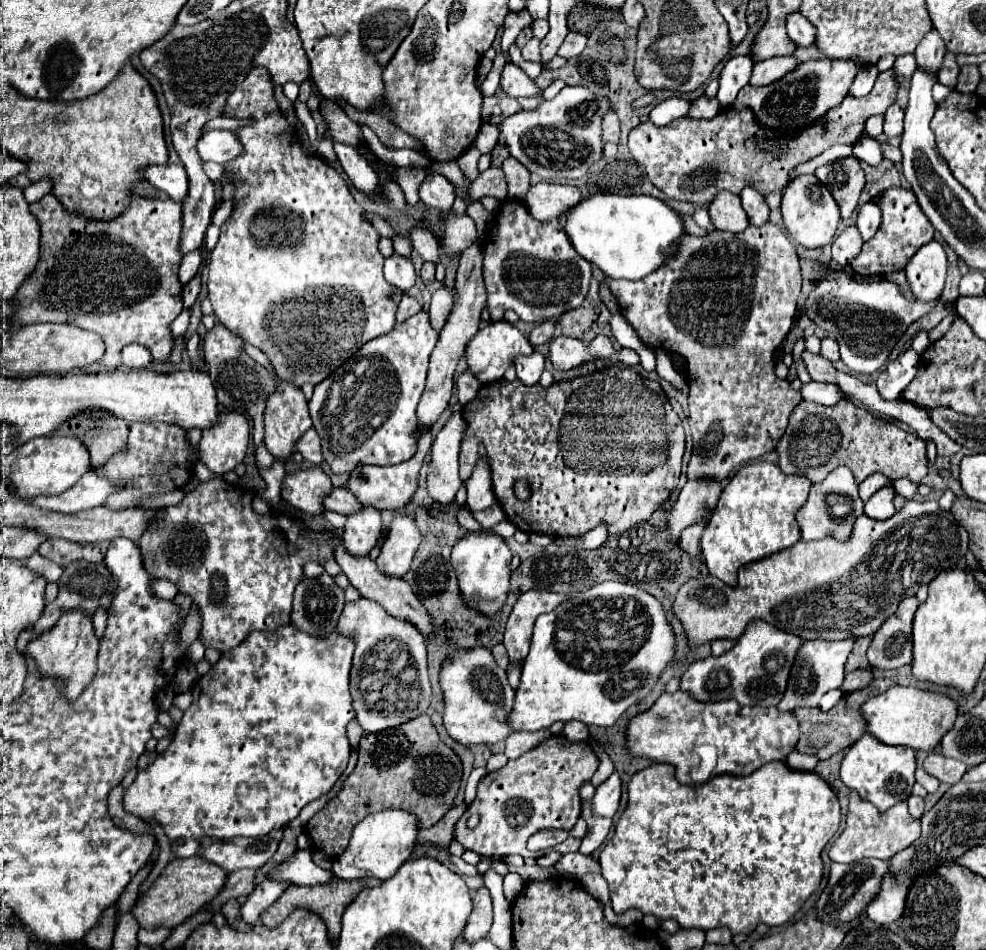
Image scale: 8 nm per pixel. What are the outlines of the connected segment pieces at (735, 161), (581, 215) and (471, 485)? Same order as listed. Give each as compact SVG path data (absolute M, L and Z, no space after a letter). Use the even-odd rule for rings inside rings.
M894 68L880 72L872 92L864 98L846 96L838 106L828 110L812 124L780 136L778 132L762 126L752 110L722 108L718 116L708 120L678 118L666 126L654 126L650 120L638 124L628 136L628 148L638 164L646 168L650 182L660 188L668 198L710 204L718 192L730 190L740 194L742 188L752 186L760 194L782 192L790 180L790 172L826 148L836 144L856 144L864 130L866 118L884 114L896 102L898 78Z
M596 194L562 216L562 228L574 250L610 278L638 280L654 272L672 254L676 238L684 234L680 216L654 196Z
M484 450L480 454L482 454L482 460L478 462L472 478L466 482L466 488L468 488L468 500L466 502L468 502L468 508L472 512L486 510L486 508L496 504L496 498L492 494L492 482L488 476L488 464L484 460Z

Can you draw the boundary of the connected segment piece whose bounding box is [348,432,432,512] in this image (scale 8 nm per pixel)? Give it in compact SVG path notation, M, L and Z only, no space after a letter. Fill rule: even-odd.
M424 432L416 456L412 456L408 462L400 462L396 466L384 466L384 468L382 466L360 466L360 468L356 468L350 474L348 490L352 494L356 494L356 498L360 498L360 502L364 502L364 506L372 506L376 510L394 510L394 512L402 510L416 492L418 472L420 472L420 466L422 466L426 452L430 450L430 442L432 442L430 432Z

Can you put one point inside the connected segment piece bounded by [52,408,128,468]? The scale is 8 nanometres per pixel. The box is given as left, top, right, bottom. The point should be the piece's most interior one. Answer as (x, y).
(104, 434)

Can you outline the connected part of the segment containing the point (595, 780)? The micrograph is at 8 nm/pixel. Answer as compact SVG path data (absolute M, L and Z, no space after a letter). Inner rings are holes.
M596 748L596 752L598 752L598 758L600 758L600 766L598 766L598 770L596 770L596 774L592 776L592 786L600 786L612 772L614 772L614 764L612 764L612 760L600 750L600 748Z

